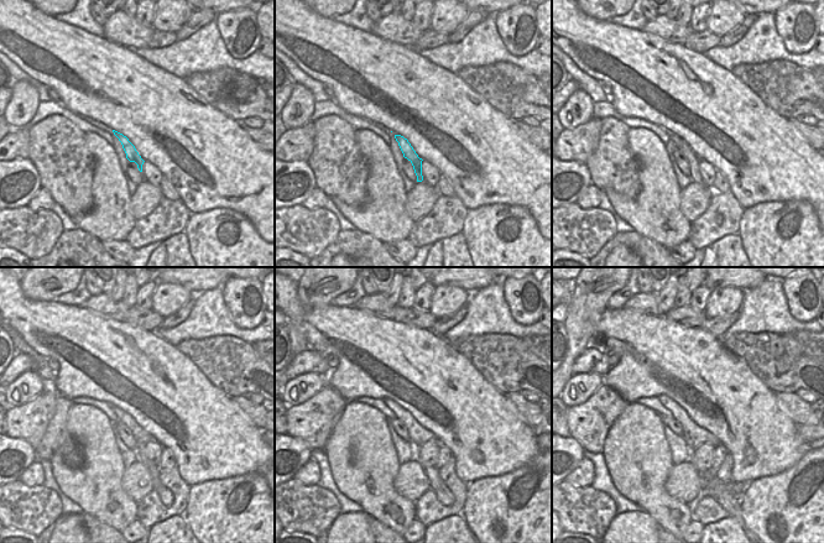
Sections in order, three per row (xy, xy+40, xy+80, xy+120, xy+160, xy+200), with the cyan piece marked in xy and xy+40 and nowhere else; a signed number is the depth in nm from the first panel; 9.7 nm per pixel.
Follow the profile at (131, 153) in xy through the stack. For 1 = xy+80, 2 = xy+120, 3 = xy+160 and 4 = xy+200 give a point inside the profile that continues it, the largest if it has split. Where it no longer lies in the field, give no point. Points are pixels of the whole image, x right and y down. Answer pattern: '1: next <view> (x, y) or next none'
1: next xy+80 (693, 160)
2: next xy+120 (165, 494)
3: next xy+160 (444, 496)
4: next xy+200 (731, 504)

